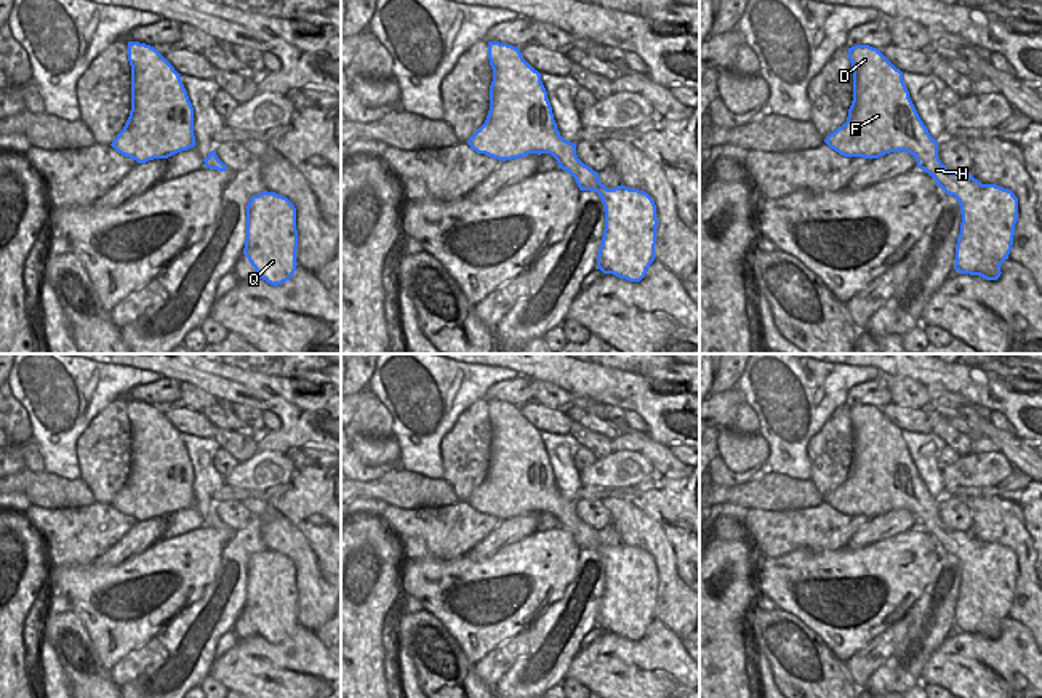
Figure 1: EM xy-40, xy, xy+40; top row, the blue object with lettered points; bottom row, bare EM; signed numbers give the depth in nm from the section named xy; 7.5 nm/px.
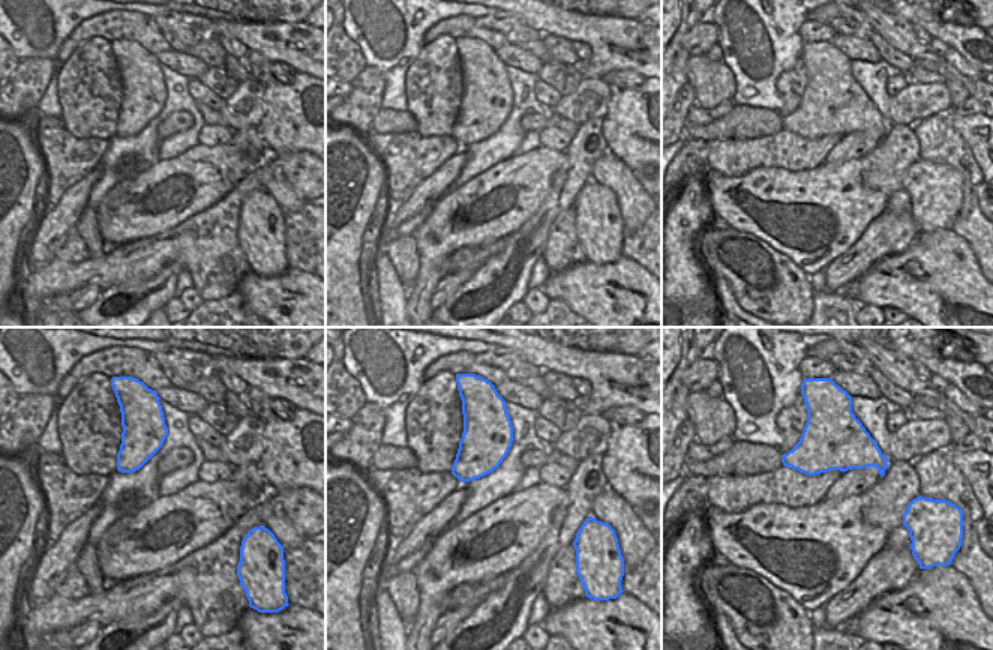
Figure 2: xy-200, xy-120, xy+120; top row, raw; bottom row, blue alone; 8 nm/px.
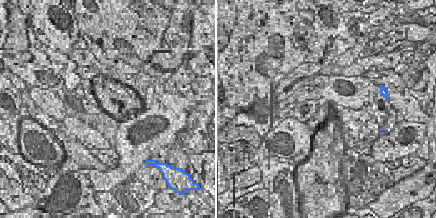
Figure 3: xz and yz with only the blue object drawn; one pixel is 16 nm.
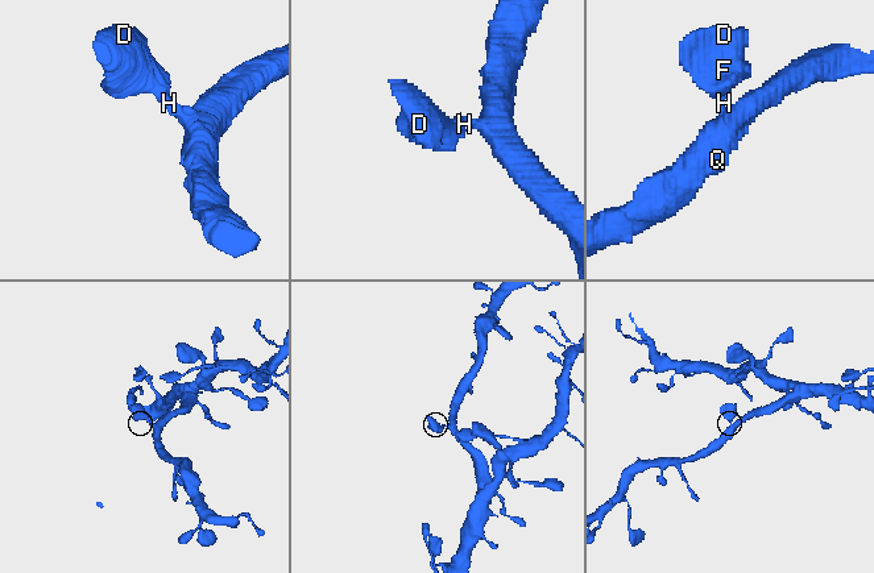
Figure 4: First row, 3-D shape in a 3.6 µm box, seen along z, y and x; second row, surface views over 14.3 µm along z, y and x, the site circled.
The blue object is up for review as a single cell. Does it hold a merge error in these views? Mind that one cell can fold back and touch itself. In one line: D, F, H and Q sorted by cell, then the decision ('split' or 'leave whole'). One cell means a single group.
groups D F H Q; leave whole

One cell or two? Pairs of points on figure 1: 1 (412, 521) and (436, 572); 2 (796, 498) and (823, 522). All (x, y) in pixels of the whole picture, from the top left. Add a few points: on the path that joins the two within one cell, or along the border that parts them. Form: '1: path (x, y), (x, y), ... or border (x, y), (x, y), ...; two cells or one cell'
1: border (466, 553), (452, 559), (402, 559); two cells
2: border (823, 500), (810, 508), (770, 511); two cells

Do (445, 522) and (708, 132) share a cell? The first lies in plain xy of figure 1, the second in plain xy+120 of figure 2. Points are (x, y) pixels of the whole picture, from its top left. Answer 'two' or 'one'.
two

